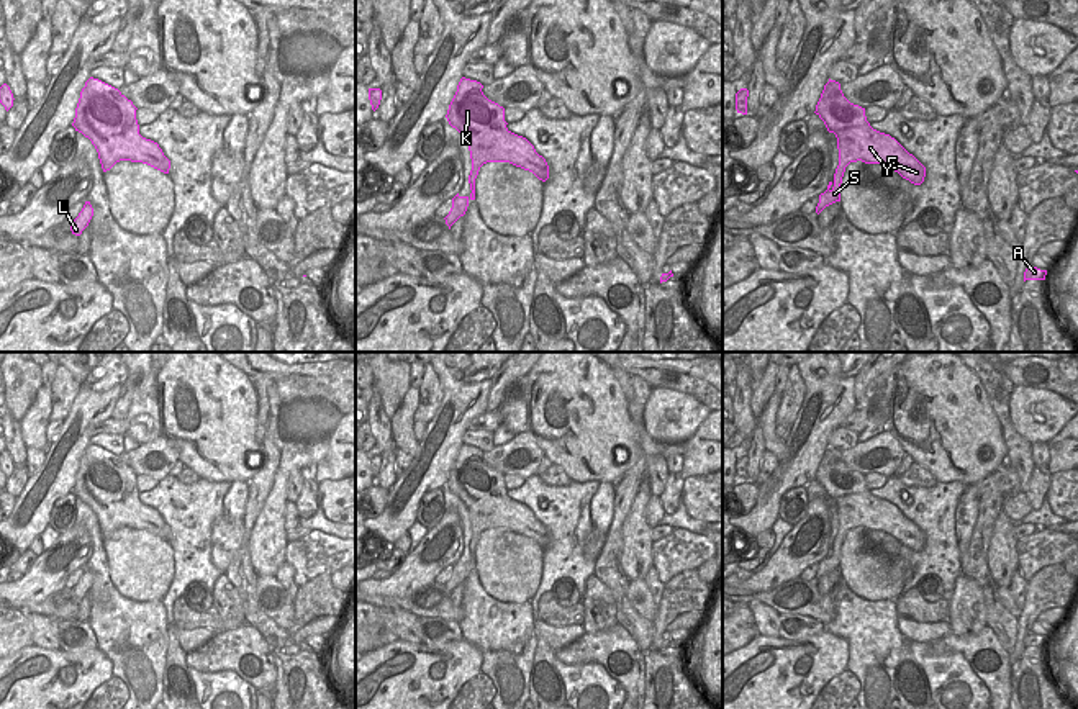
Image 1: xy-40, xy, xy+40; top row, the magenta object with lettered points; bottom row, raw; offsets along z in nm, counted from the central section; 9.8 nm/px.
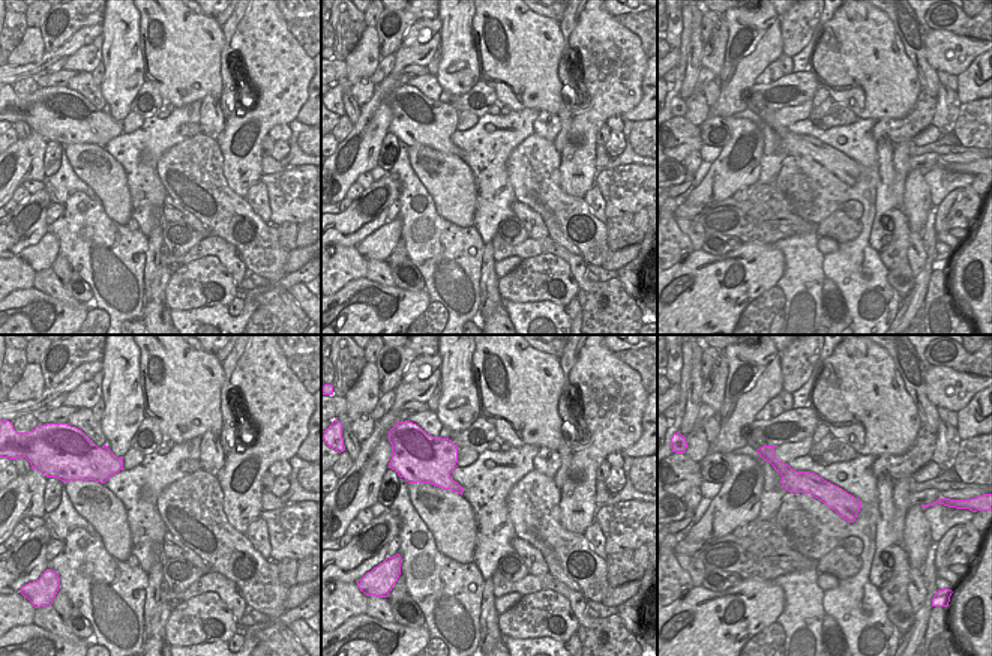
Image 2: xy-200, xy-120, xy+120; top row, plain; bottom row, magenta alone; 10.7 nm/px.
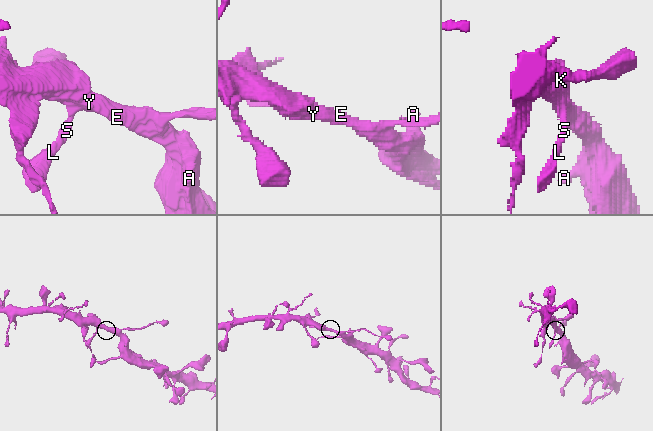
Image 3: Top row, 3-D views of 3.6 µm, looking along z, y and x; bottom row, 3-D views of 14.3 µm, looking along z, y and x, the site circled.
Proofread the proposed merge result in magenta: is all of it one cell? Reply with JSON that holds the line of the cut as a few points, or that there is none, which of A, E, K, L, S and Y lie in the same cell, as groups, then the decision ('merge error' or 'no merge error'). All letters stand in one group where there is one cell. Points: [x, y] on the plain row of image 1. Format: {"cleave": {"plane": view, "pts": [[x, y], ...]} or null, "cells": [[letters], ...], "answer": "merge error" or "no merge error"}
{"cleave": null, "cells": [["A", "E", "K", "L", "S", "Y"]], "answer": "no merge error"}

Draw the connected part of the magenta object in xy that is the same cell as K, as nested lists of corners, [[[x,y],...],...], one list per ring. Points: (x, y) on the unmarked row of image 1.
[[[462,444],[446,481],[449,491],[465,504],[472,526],[469,542],[472,560],[469,563],[457,560],[452,565],[452,575],[444,585],[449,596],[465,581],[469,568],[475,567],[475,545],[483,531],[510,529],[532,539],[542,549],[549,545],[546,526],[526,504],[506,494],[505,475],[488,467],[482,455],[480,449]]]

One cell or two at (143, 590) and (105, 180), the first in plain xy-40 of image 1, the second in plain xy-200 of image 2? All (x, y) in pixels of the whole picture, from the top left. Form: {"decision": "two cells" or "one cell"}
{"decision": "one cell"}

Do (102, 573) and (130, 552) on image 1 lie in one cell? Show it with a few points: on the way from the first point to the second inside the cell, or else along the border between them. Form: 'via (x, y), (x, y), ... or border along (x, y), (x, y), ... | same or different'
border along (102, 539), (108, 578), (130, 600) | different

